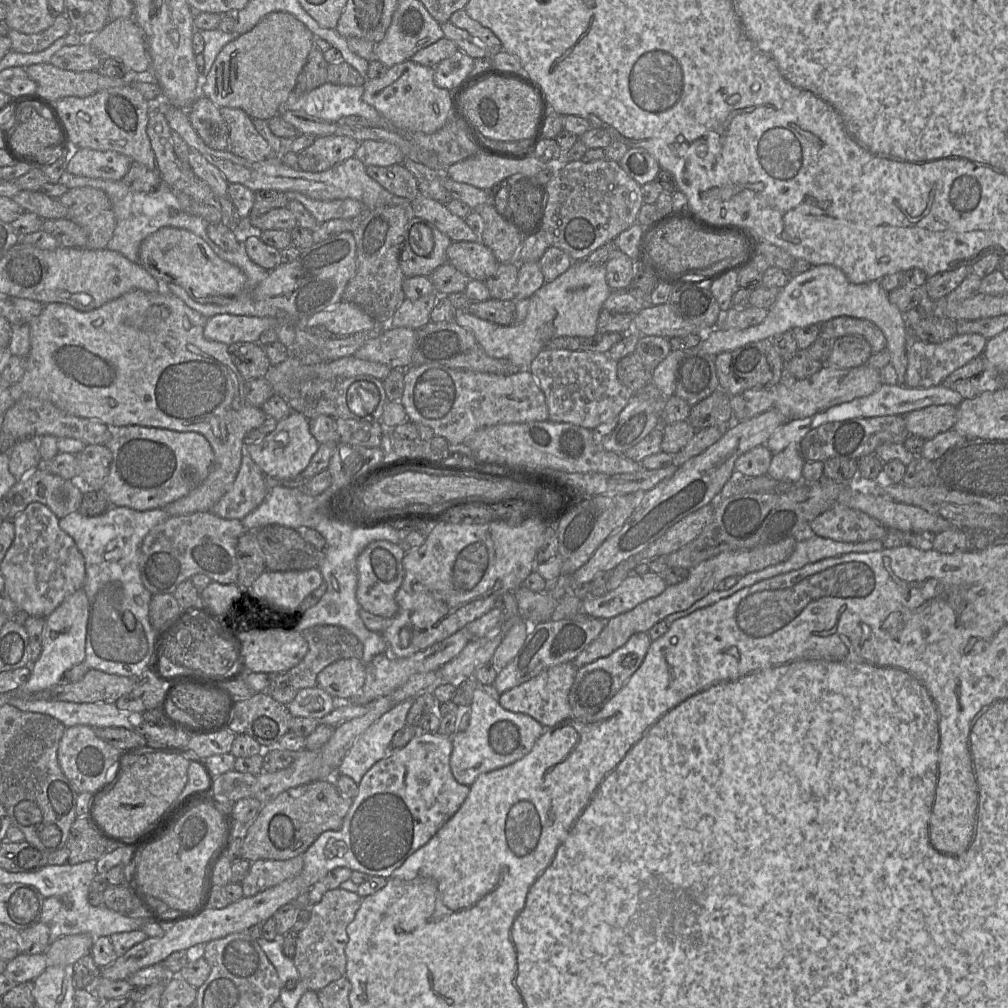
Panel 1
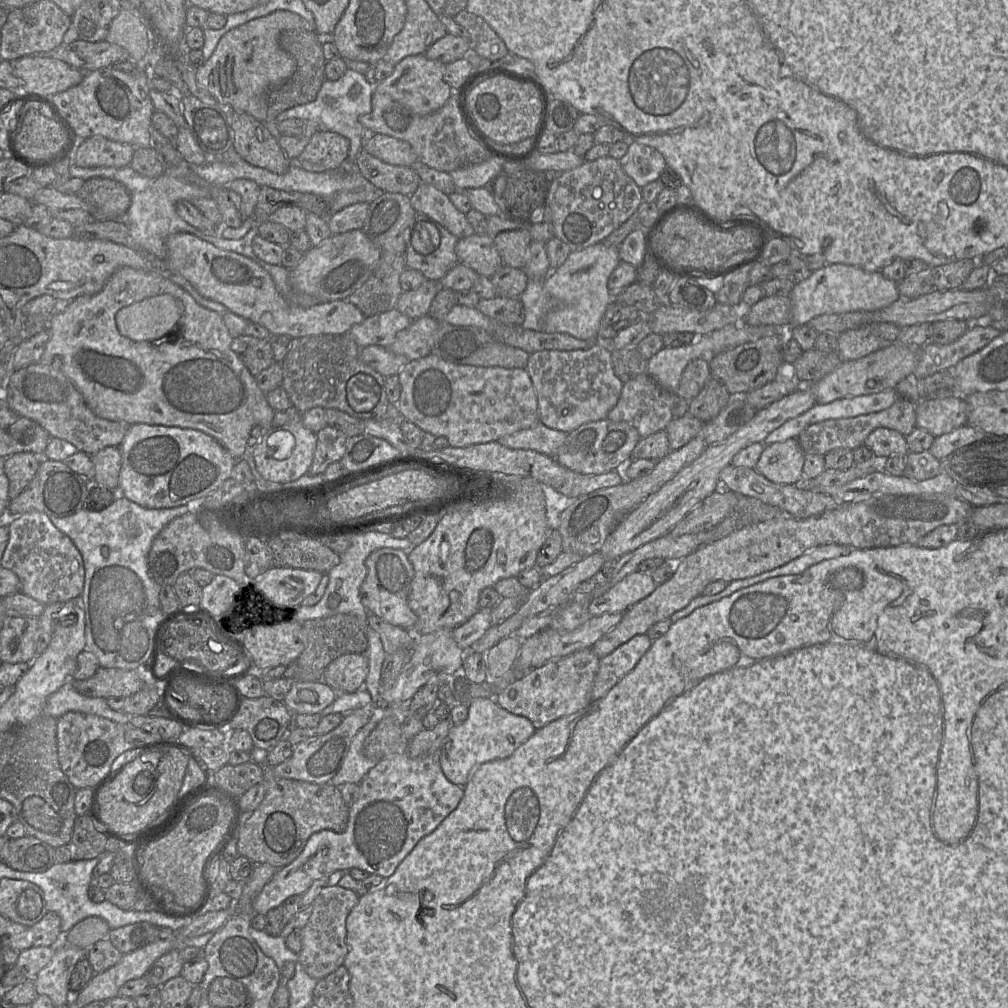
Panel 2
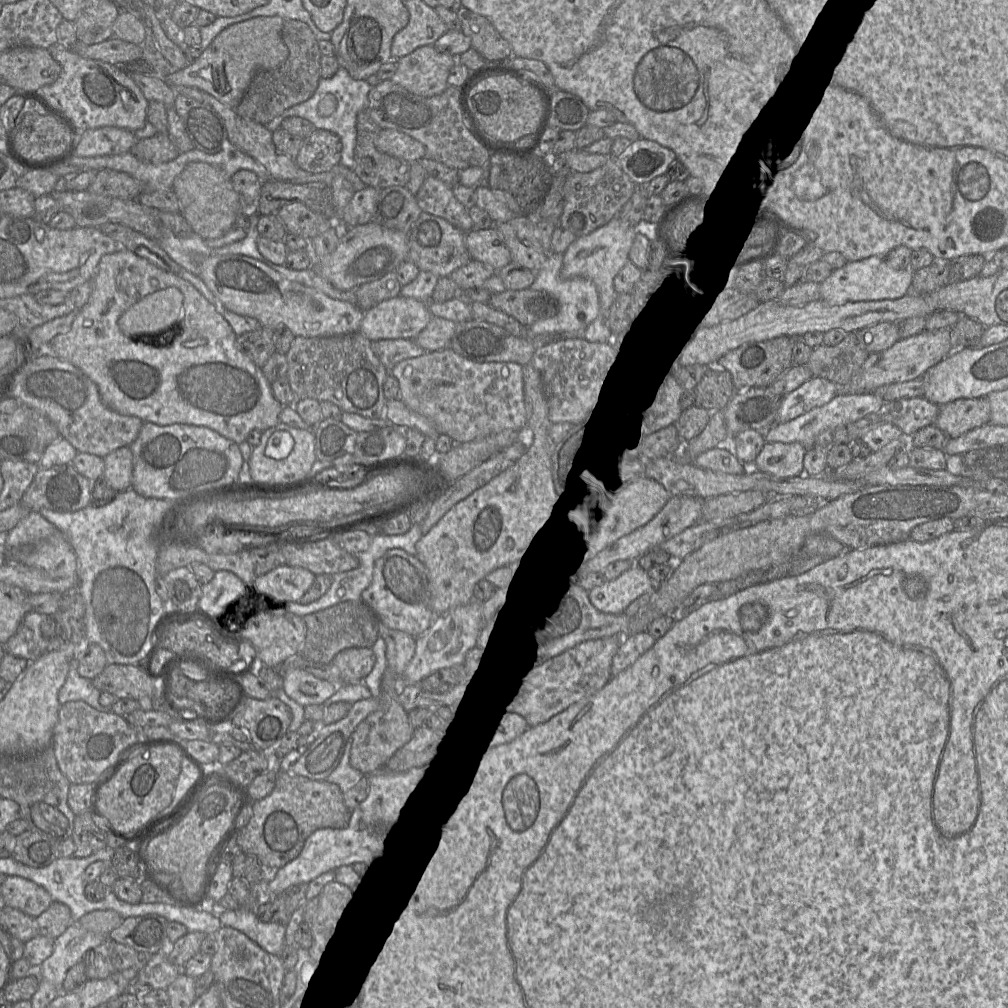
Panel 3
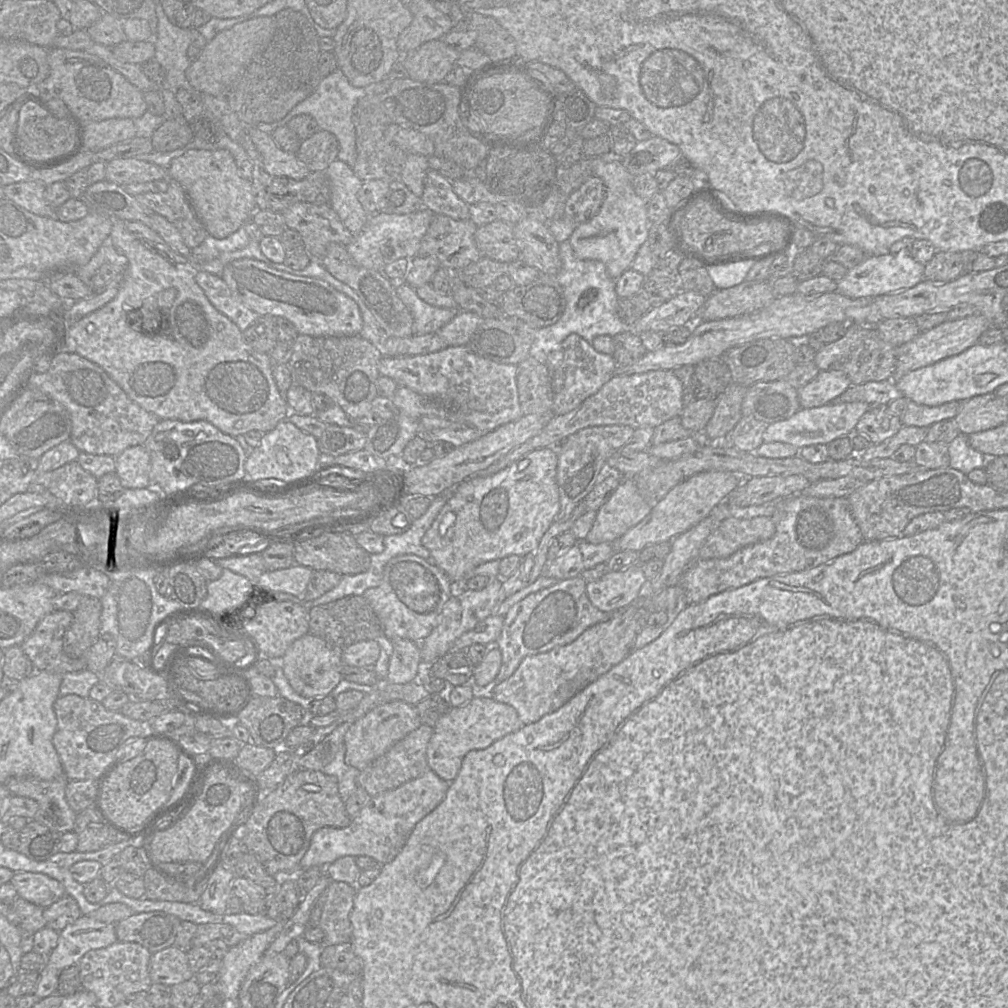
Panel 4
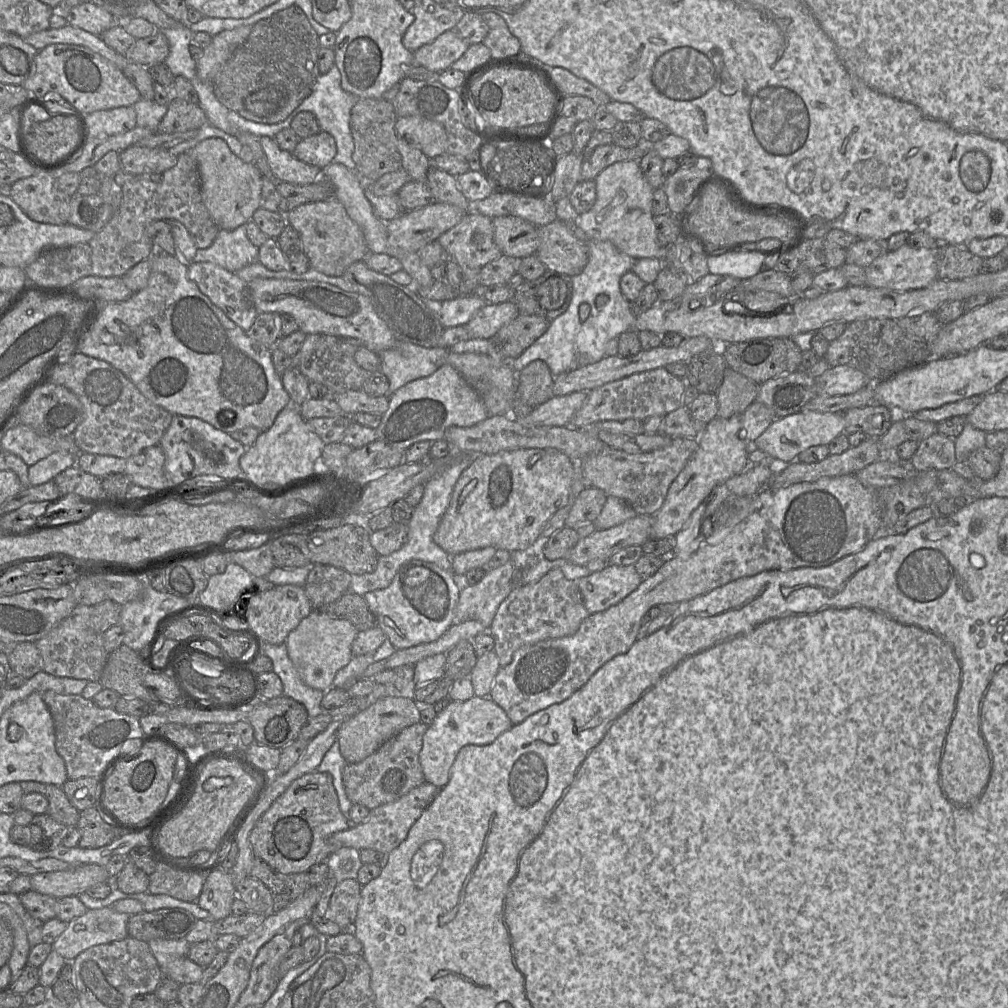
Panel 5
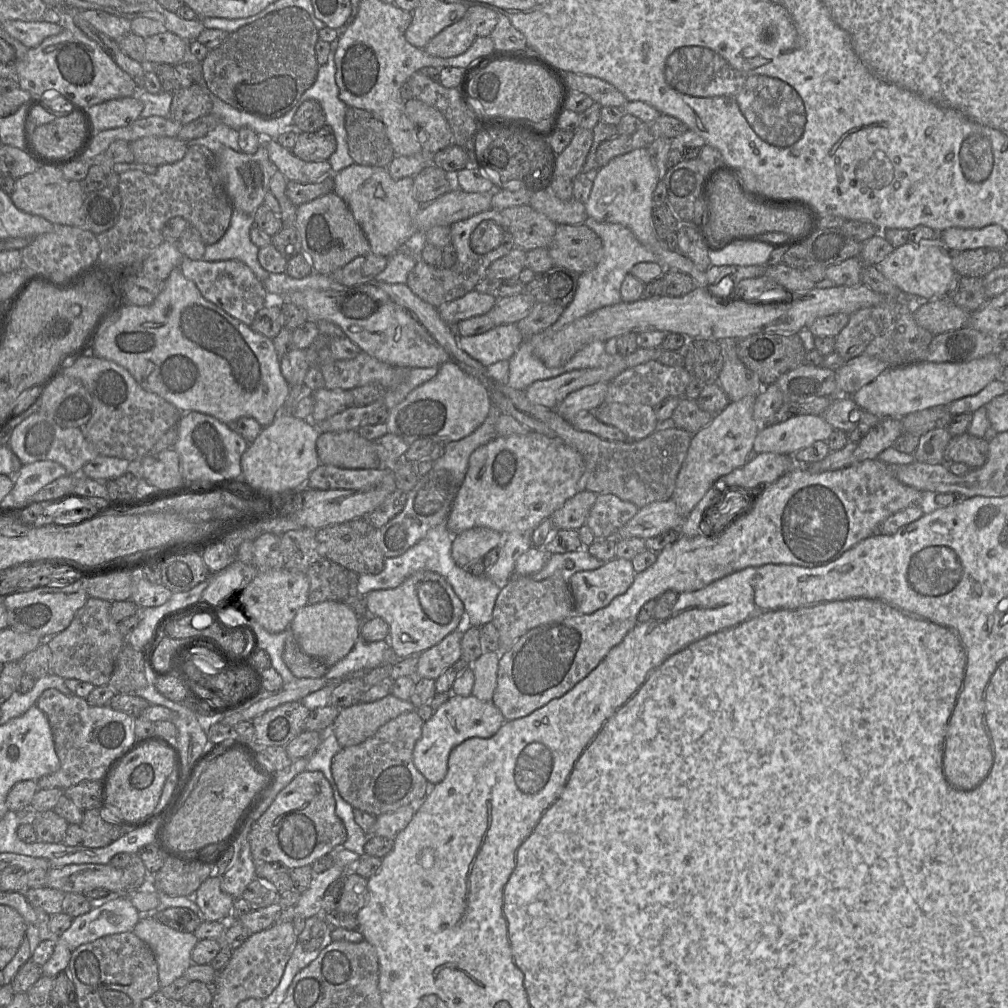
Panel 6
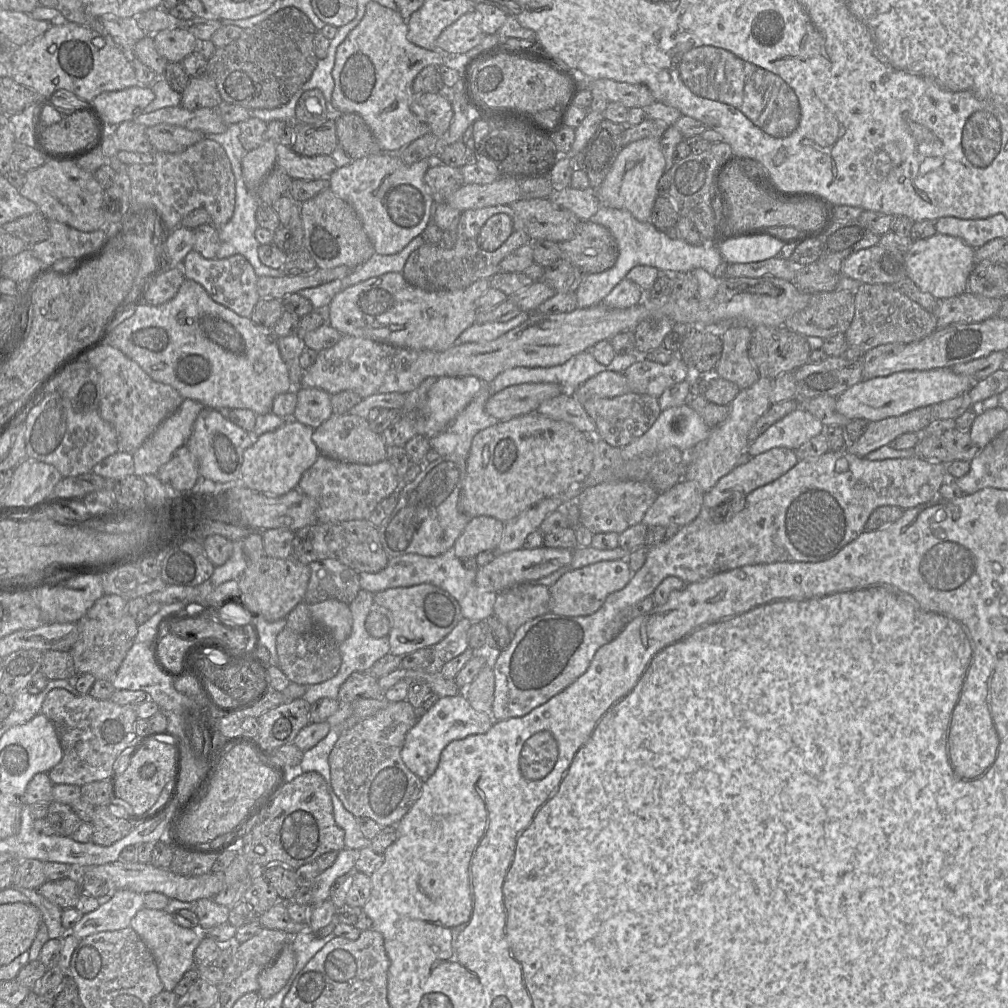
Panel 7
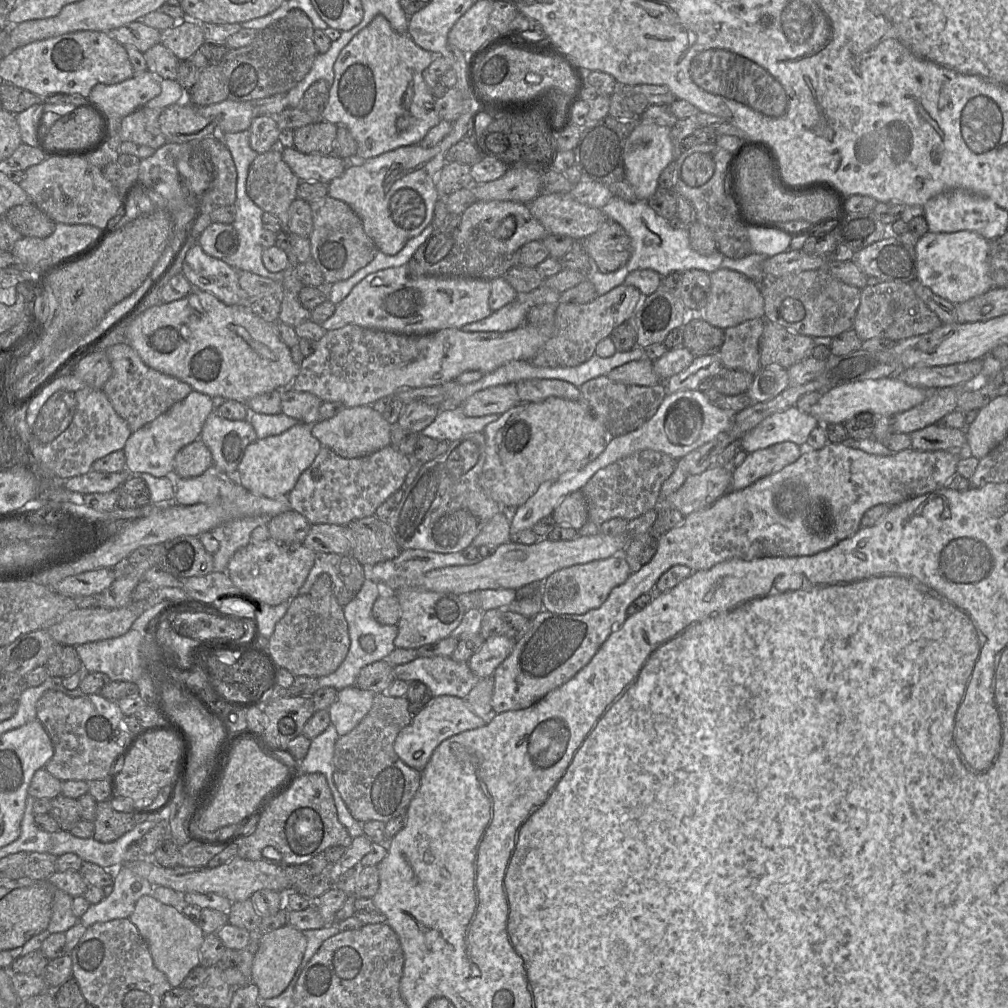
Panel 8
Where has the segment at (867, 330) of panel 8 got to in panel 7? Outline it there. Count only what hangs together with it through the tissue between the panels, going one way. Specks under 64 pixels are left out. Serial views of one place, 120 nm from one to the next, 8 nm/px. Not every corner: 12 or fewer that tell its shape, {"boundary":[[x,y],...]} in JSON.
{"boundary":[[890,284],[854,290],[844,333],[865,353],[919,341],[936,316]]}

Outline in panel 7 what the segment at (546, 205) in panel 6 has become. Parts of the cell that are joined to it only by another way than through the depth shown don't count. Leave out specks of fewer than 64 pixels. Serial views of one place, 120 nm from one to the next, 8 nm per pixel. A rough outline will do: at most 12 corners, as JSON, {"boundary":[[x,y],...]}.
{"boundary":[[596,189],[553,190],[548,199],[589,221],[601,207]]}

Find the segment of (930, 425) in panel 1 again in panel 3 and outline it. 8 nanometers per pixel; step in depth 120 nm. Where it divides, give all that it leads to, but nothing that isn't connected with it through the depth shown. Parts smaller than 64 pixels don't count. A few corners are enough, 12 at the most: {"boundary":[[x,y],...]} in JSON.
{"boundary":[[985,397],[940,406],[935,425],[949,438],[989,423]]}

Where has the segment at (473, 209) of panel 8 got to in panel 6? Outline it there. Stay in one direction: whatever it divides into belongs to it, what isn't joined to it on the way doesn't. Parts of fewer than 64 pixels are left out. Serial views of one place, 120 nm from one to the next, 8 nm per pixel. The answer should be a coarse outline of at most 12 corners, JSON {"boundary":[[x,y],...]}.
{"boundary":[[489,209],[450,228],[449,268],[421,259],[411,291],[435,308],[473,291],[515,248]]}

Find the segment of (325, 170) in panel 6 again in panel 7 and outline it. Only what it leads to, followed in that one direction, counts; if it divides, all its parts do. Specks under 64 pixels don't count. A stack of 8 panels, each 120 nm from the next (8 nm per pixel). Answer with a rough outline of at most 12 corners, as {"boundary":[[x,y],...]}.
{"boundary":[[276,146],[276,166],[293,180],[328,178],[336,169],[330,155],[302,156]]}

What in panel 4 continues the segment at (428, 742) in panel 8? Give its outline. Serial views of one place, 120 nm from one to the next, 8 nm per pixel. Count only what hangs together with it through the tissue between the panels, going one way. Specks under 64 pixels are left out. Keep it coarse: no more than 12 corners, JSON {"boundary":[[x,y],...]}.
{"boundary":[[478,692],[440,715],[428,767],[451,783],[468,752],[524,724]]}

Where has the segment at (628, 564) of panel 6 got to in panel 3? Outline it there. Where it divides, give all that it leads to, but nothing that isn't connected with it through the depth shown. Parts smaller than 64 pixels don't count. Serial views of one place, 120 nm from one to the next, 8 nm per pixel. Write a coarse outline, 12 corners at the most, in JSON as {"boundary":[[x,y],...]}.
{"boundary":[[632,567],[588,589],[603,613],[621,614],[653,587],[647,572]]}

